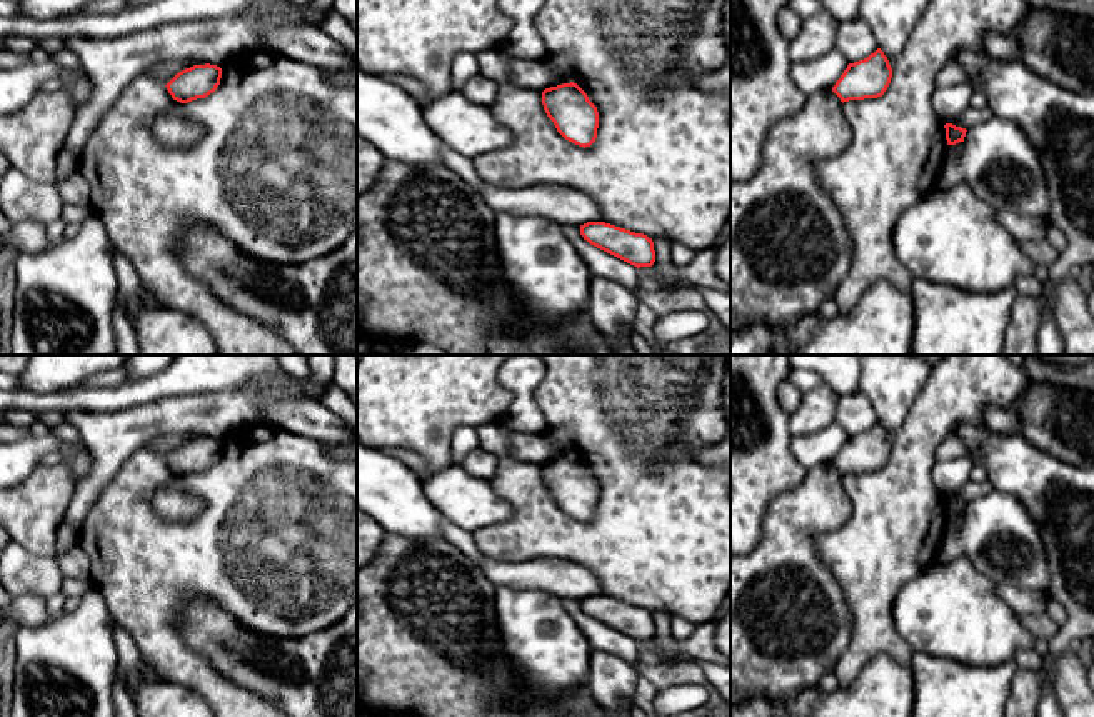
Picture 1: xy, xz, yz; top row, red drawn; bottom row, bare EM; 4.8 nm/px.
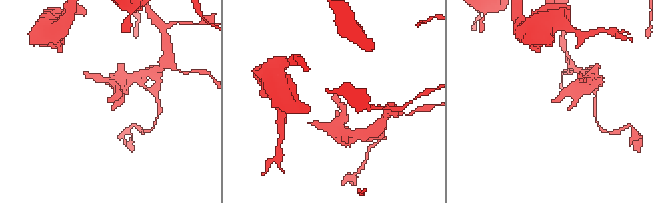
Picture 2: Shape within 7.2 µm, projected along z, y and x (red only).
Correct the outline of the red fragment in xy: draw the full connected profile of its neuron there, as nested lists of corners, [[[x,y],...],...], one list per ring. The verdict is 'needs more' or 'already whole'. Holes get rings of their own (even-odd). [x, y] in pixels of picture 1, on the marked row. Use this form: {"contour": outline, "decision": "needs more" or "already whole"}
{"contour": [[[193,65],[178,72],[165,87],[173,100],[188,103],[205,98],[217,90],[222,78],[222,68],[217,65]]], "decision": "already whole"}

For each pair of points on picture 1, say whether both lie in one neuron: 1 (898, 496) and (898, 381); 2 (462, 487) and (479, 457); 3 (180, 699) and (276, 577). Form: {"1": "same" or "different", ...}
{"1": "different", "2": "different", "3": "different"}

